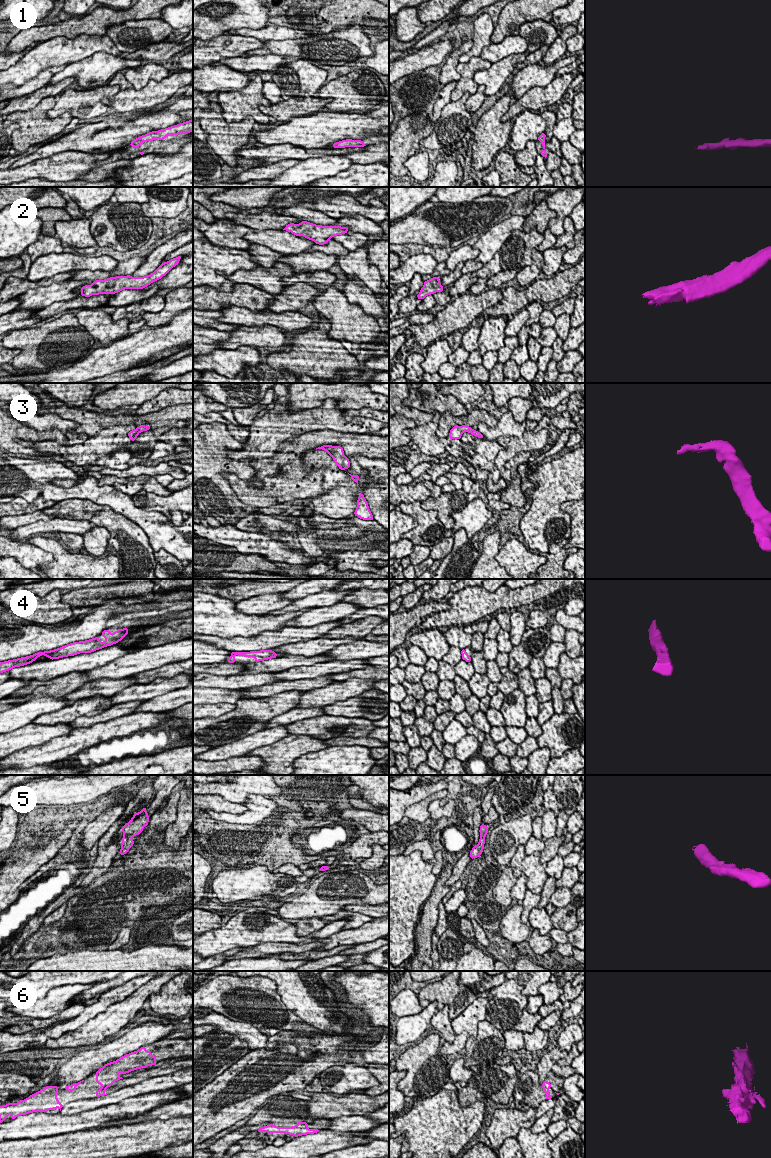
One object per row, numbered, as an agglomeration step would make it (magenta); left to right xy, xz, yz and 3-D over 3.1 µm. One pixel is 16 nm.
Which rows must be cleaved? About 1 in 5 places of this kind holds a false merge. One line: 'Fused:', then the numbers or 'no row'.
Fused: no row

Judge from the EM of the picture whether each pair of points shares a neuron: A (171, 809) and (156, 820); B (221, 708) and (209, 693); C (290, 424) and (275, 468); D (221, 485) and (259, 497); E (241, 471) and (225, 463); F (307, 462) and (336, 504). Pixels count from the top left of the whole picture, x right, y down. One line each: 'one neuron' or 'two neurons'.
A: one neuron
B: two neurons
C: two neurons
D: two neurons
E: one neuron
F: one neuron

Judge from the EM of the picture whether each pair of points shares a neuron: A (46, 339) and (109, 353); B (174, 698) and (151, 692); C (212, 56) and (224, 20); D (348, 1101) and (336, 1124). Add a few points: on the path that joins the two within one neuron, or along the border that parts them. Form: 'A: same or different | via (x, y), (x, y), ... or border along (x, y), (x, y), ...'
A: different | border along (89, 354), (69, 367)
B: different | border along (182, 687), (145, 701)
C: different | border along (227, 33), (203, 41)
D: different | border along (363, 1115), (343, 1115), (329, 1119)

